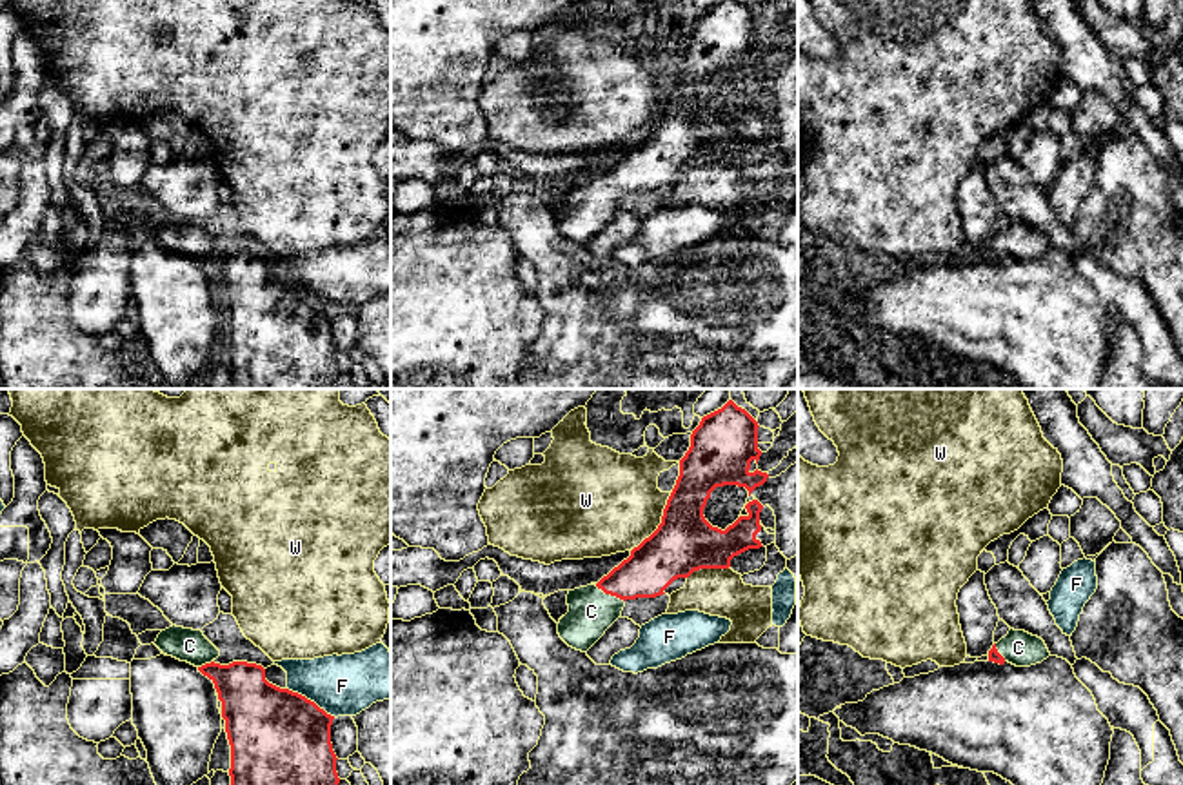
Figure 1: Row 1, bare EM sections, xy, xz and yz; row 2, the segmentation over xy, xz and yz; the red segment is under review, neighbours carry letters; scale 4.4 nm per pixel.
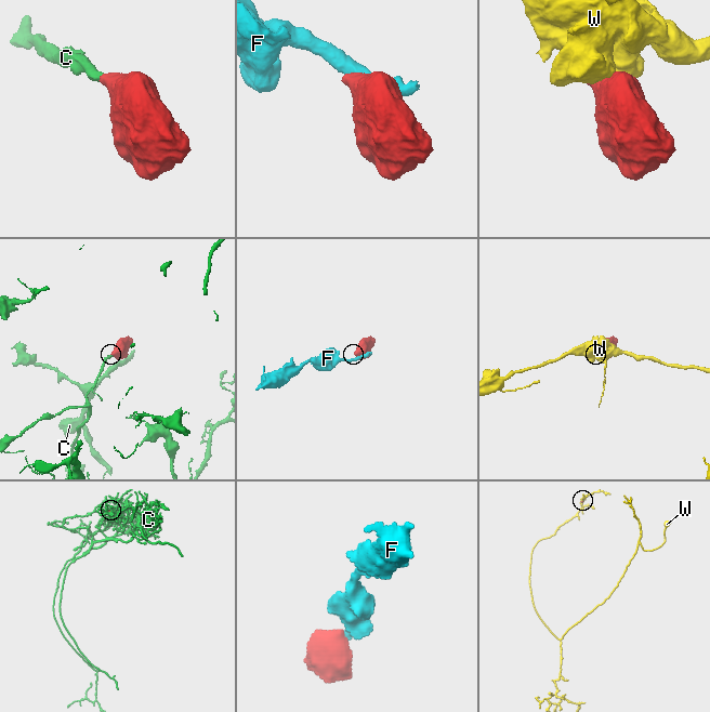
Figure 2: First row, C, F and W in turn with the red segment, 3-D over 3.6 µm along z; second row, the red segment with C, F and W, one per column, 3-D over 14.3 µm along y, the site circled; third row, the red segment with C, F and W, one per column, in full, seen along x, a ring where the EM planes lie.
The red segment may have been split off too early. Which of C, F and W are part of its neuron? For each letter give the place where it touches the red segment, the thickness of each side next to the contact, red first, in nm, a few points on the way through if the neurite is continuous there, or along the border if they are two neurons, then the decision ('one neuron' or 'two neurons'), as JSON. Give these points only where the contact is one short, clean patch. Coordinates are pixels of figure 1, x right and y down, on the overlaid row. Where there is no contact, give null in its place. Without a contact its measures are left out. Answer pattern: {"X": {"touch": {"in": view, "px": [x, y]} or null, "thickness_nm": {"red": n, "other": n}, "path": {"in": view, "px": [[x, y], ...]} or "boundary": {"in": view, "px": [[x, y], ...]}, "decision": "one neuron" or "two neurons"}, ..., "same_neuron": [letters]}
{"C": {"touch": {"in": "xz", "px": [609, 593]}, "thickness_nm": {"red": 220, "other": 200}, "path": {"in": "xz", "px": [[656, 562], [609, 593], [591, 611]]}, "decision": "one neuron"}, "F": {"touch": {"in": "xy", "px": [309, 700]}, "thickness_nm": {"red": 420, "other": 280}, "boundary": {"in": "xy", "px": [[286, 687], [304, 695], [335, 716]]}, "decision": "two neurons"}, "W": {"touch": {"in": "xz", "px": [662, 522]}, "thickness_nm": {"red": 280, "other": 440}, "decision": "two neurons"}, "same_neuron": ["C"]}

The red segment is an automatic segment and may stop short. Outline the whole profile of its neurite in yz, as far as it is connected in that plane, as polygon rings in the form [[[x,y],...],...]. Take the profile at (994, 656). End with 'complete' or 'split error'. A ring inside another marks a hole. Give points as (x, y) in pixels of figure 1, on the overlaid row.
[[[1014,629],[989,651],[989,661],[999,665],[1009,661],[1016,667],[1030,667],[1041,663],[1049,656],[1050,652],[1041,638]]]; split error

